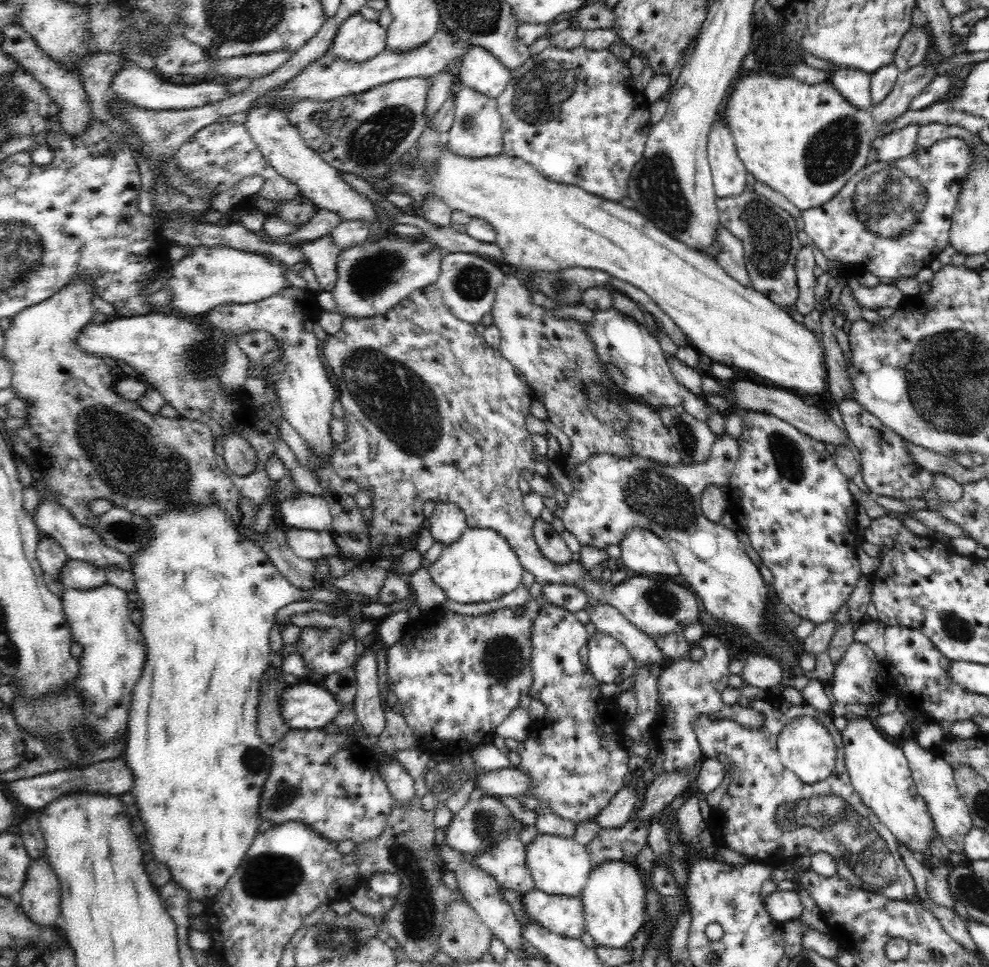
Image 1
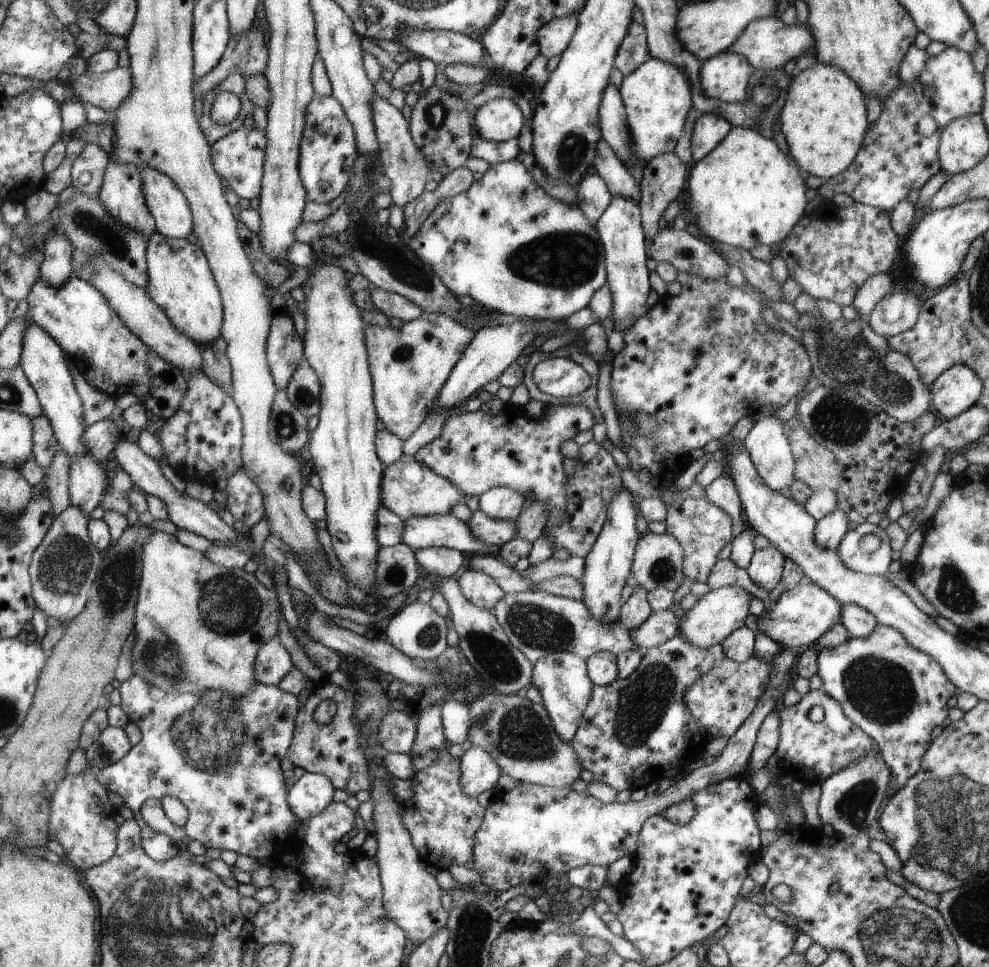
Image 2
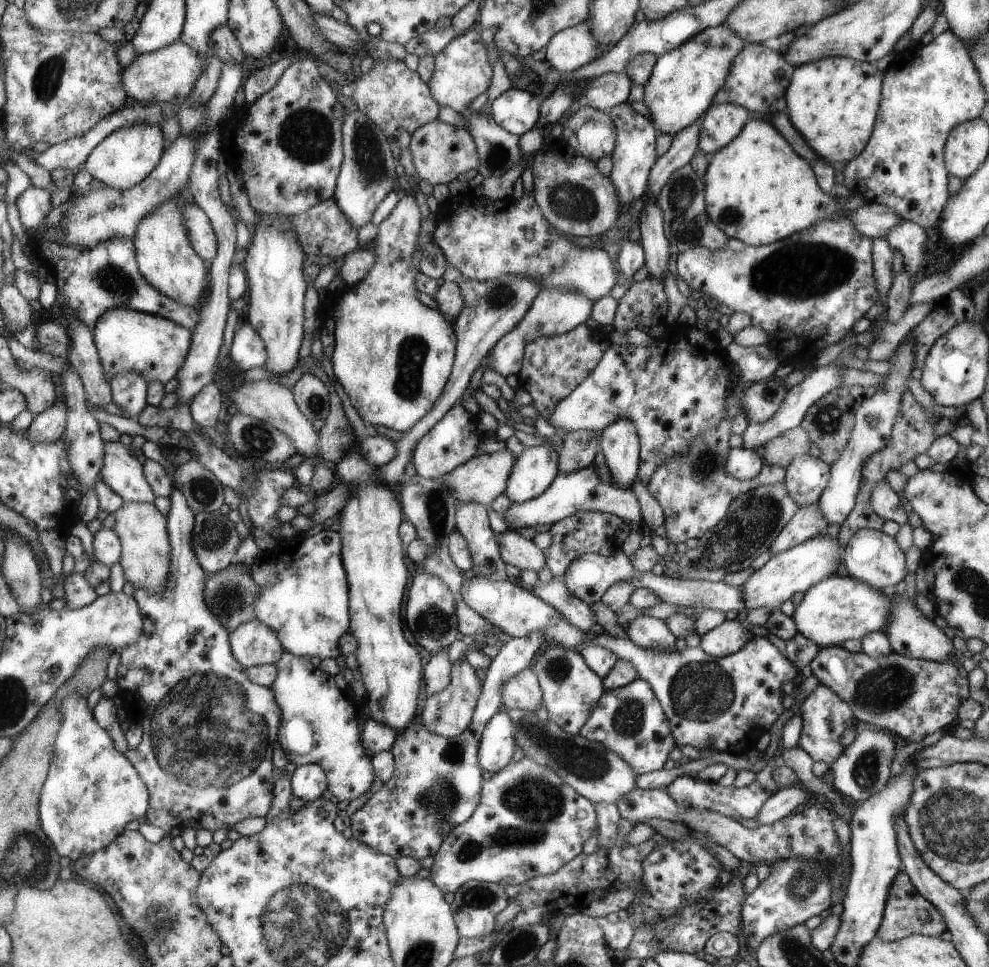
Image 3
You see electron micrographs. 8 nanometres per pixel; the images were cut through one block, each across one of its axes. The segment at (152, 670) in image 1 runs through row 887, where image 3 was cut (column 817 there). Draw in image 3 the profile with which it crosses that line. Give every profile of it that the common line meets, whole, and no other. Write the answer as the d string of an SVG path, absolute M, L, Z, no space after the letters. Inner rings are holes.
M749 120L735 140L711 155L703 182L710 220L728 238L741 240L748 246L780 241L822 220L834 220L836 216L848 216L852 226L871 239L887 239L892 228L903 221L900 214L880 203L867 202L858 210L844 214L836 198L818 186L810 164L796 154L791 143L769 120Z

